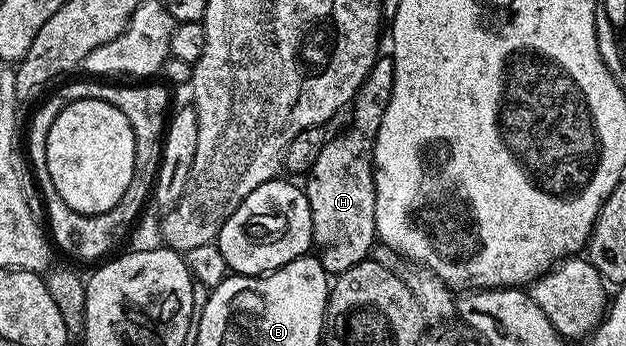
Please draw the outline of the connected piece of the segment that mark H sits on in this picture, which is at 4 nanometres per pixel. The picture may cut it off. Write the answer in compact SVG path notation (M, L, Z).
M390 55L376 60L363 86L355 94L351 129L345 130L340 137L332 136L327 140L325 147L321 147L321 155L317 155L317 163L313 163L311 172L305 177L313 249L323 264L323 270L329 275L338 275L349 271L349 267L357 267L357 263L372 256L377 245L373 142L379 130L379 120L393 95L394 70L395 60Z

